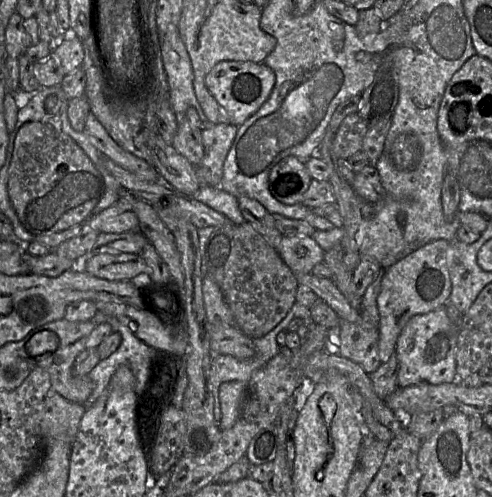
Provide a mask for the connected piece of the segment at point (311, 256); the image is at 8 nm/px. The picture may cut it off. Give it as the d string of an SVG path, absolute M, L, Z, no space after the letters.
M283 236L276 251L294 275L311 273L313 267L322 263L324 258L324 250L309 236Z

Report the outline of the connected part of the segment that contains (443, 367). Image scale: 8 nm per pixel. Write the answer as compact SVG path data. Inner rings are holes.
M443 305L429 313L418 314L409 319L399 335L395 354L398 360L398 387L420 382L433 385L453 382L456 378L456 348L460 325L456 325Z

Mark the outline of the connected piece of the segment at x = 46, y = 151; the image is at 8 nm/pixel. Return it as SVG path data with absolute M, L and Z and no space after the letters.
M31 121L18 131L7 190L23 228L35 237L85 223L105 192L105 178L84 150L62 130Z

